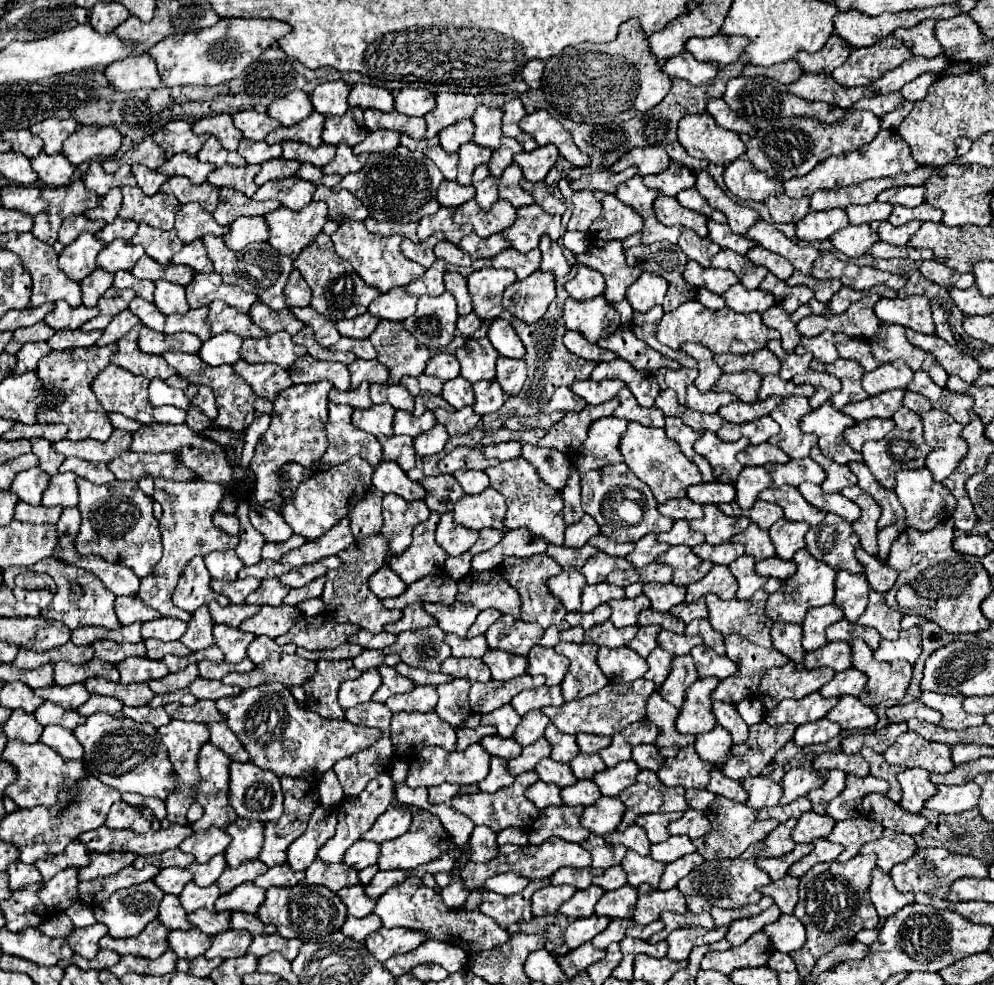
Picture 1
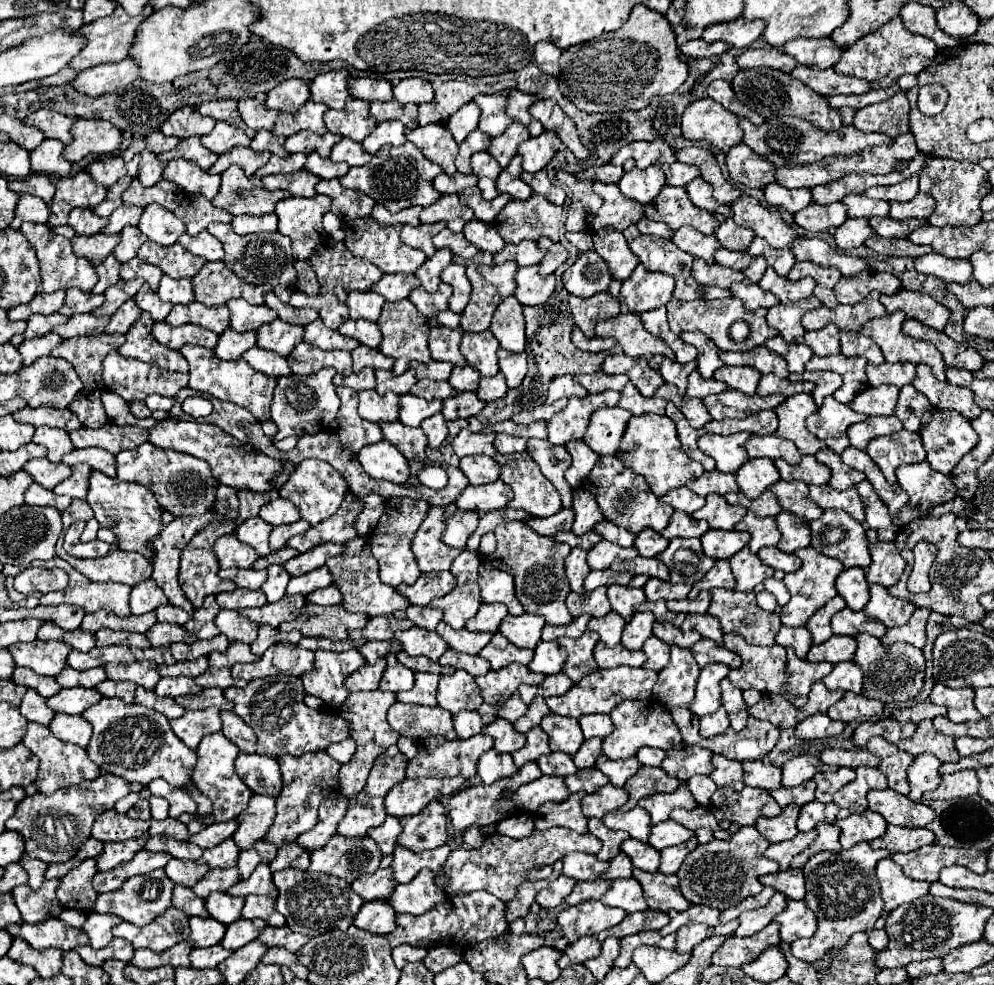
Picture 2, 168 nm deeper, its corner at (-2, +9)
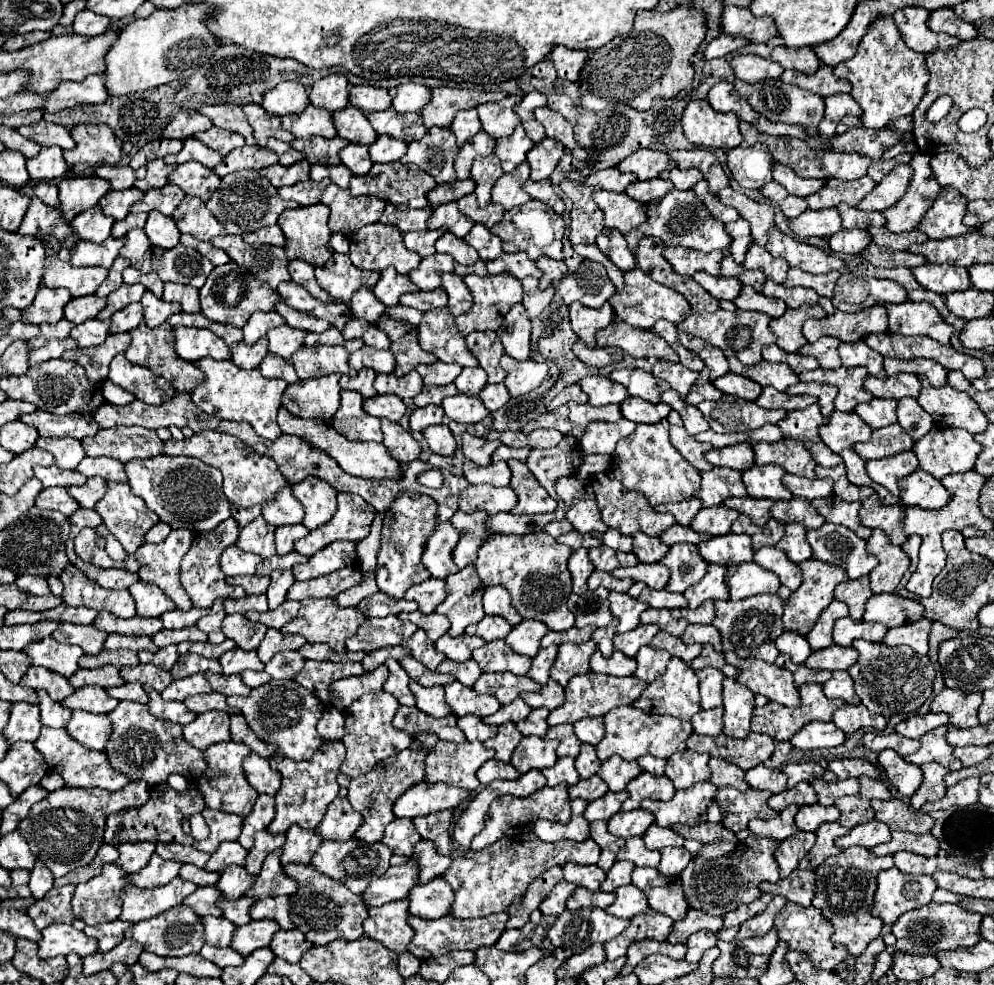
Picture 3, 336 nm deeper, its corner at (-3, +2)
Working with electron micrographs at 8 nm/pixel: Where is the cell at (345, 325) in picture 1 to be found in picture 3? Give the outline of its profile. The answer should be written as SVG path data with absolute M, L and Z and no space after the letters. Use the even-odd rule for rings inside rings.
M359 288L353 294L353 298L349 302L349 308L351 308L355 318L365 318L367 322L377 322L379 316L383 314L383 310L385 310L383 302L379 302L375 298L373 290L369 290L369 288Z

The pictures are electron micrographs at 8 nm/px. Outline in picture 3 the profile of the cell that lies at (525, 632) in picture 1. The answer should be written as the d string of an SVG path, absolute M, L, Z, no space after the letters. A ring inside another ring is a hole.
M521 620L507 634L505 642L513 648L513 652L525 654L525 656L531 656L533 658L537 654L537 650L539 650L541 638L547 632L549 632L549 628L543 622L539 622L539 620Z

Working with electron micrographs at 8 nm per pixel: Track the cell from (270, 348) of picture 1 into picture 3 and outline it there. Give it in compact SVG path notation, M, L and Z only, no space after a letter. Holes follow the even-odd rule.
M287 324L269 330L267 332L267 340L269 340L269 352L281 356L281 358L291 358L293 352L297 352L303 346L307 332L299 330L299 328L291 328Z

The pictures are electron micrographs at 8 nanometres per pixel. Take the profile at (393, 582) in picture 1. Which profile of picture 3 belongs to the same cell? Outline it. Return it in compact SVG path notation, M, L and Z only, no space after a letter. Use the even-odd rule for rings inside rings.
M405 490L397 494L397 500L391 502L389 510L383 518L383 544L379 552L377 562L377 586L381 592L403 598L405 590L409 590L413 584L425 582L431 574L427 574L427 568L421 562L421 554L425 550L425 542L429 540L431 532L437 524L437 502L425 494Z

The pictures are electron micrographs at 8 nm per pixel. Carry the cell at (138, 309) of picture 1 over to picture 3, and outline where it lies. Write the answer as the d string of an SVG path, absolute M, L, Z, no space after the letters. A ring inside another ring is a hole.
M149 290L143 294L141 304L145 308L145 324L151 328L163 324L169 316L181 312L181 306L177 302L165 302L165 300L157 298L155 294L151 294Z

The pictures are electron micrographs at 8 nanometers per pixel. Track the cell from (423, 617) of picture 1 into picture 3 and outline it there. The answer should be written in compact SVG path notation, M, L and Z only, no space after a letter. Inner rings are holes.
M417 610L417 612L401 612L399 618L401 618L401 620L409 620L409 622L413 622L415 626L427 630L427 634L429 634L429 638L431 638L433 642L437 642L437 640L439 640L443 634L447 634L447 630L449 630L449 620L443 618L443 616L437 614L437 612L433 612L433 614L421 614L419 610Z

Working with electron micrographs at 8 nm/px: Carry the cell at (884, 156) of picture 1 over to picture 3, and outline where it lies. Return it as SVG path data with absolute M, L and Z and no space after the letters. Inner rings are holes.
M783 164L773 166L773 180L779 182L789 194L803 196L803 198L809 196L809 194L815 194L825 182L825 180L819 180L819 178L799 178L795 172L791 172Z

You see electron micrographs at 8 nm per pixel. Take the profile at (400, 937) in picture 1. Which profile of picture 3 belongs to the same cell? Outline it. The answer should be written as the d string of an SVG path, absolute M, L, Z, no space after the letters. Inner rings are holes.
M505 912L489 914L489 916L481 916L481 918L455 918L455 916L447 914L437 920L409 916L409 924L415 930L415 936L409 944L409 952L421 960L427 960L427 958L449 954L453 950L477 950L481 946L493 946L499 940L499 936L503 934L507 918L509 916Z

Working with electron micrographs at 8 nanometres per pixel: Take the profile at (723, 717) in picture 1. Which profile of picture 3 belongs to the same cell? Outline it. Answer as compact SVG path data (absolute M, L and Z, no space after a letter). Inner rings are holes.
M735 678L723 680L723 734L733 738L745 738L749 734L749 722L755 708L755 694Z

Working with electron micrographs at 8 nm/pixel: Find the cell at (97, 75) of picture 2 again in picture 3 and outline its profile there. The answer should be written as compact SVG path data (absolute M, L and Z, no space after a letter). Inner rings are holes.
M91 74L83 82L59 82L55 90L47 92L41 110L55 114L77 104L99 104L107 98L109 94L103 90L101 74Z

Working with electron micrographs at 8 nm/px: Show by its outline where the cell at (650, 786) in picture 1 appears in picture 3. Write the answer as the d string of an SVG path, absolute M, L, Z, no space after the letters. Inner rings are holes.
M641 772L639 778L633 778L627 784L627 792L629 792L629 798L623 802L623 810L639 808L639 802L643 798L671 800L675 796L675 788L665 776L653 776L645 772Z

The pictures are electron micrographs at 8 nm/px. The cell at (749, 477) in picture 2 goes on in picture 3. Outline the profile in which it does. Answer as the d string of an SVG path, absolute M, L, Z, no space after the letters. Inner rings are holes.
M753 466L743 472L743 484L749 496L771 498L771 500L791 500L793 494L783 486L785 470L779 466Z

